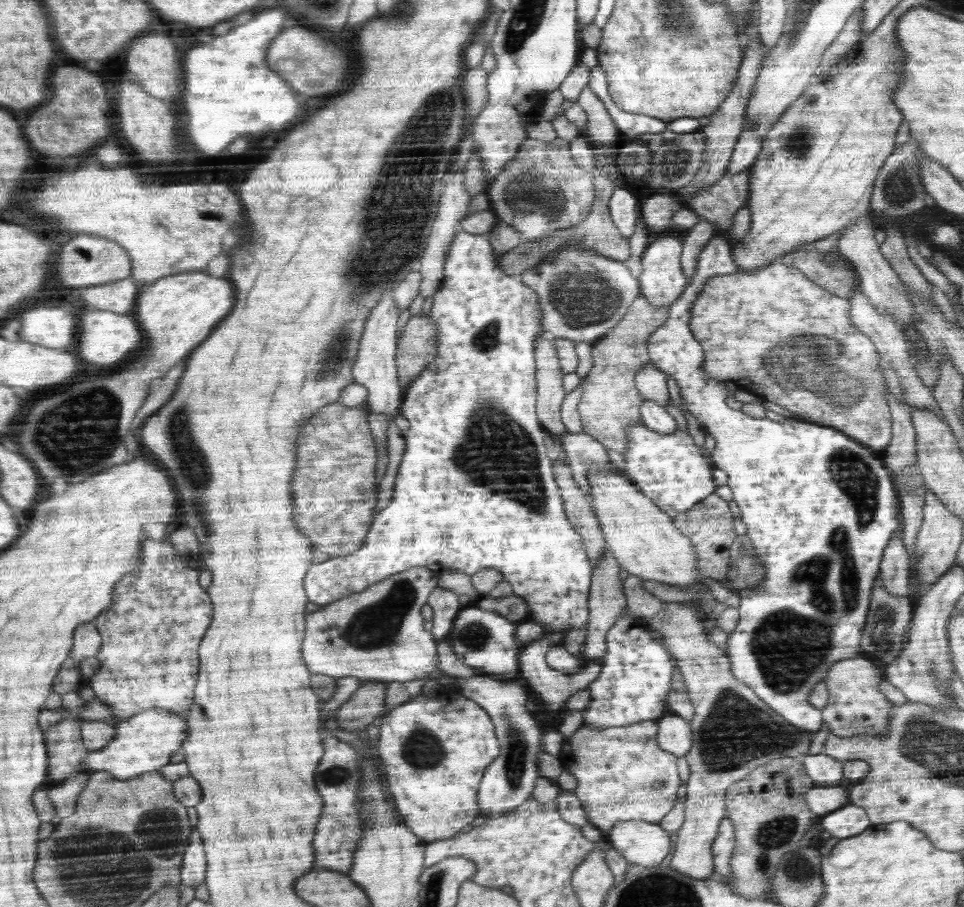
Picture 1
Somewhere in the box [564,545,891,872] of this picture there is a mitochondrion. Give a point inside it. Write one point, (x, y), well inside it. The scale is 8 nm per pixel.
(737, 730)

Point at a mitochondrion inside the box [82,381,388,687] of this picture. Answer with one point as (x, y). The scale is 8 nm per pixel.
(185, 444)

